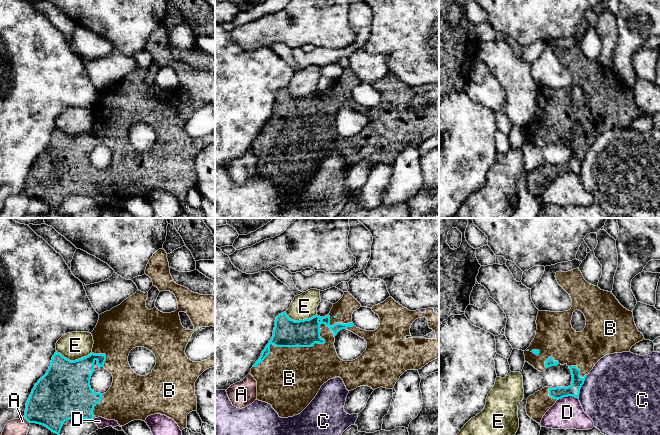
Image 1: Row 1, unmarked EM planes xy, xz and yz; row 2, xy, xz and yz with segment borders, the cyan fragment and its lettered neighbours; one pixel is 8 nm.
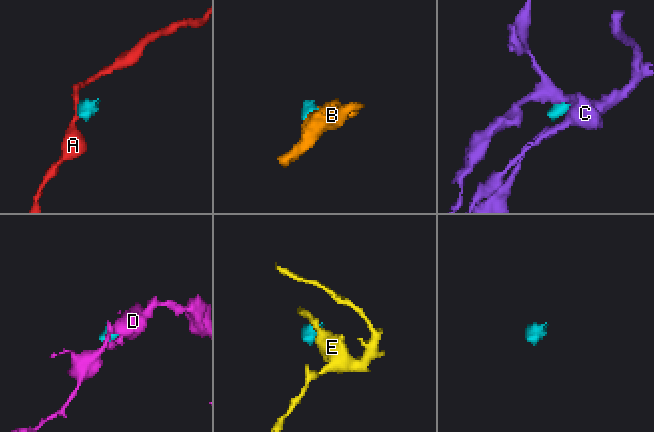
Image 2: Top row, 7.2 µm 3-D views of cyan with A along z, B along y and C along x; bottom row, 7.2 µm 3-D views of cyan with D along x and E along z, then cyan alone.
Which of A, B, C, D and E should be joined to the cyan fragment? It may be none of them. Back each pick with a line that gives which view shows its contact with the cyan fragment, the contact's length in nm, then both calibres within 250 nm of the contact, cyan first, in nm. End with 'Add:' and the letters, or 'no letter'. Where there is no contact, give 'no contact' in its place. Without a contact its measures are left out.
B: meets cyan in xz; contact 850 nm long; 220 nm thick on the cyan side, 440 nm on the other
Add: B

